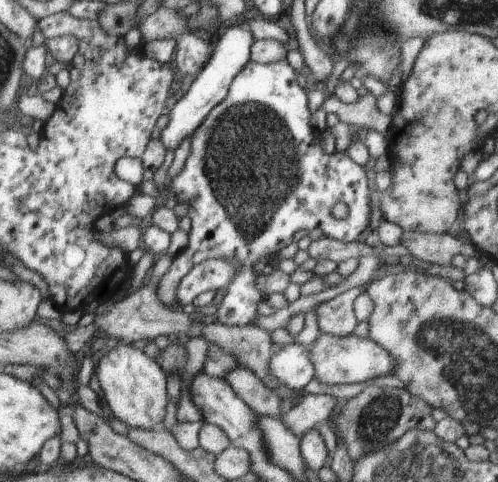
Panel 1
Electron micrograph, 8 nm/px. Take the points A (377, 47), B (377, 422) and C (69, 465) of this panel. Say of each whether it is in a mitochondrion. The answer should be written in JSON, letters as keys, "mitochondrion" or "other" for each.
{"A":"mitochondrion","B":"mitochondrion","C":"other"}

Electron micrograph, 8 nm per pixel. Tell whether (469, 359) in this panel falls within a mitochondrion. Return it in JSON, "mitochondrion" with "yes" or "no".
{"mitochondrion":"yes"}

